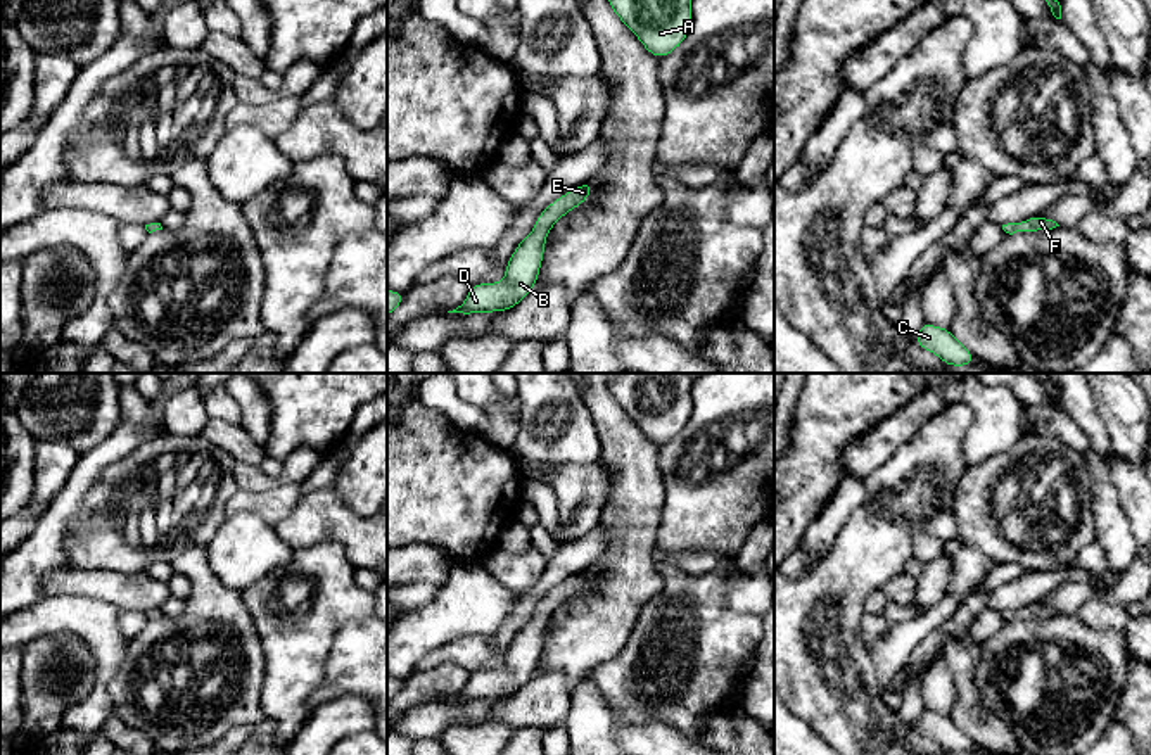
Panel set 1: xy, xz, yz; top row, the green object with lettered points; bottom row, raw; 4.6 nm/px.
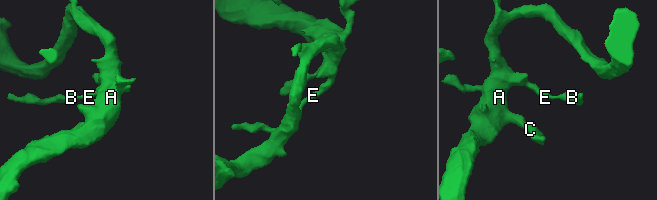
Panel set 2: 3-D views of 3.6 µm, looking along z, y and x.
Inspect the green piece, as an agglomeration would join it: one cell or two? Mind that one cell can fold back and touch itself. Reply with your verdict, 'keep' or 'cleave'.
keep

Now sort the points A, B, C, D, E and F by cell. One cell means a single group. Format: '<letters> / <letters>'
A B C D E F

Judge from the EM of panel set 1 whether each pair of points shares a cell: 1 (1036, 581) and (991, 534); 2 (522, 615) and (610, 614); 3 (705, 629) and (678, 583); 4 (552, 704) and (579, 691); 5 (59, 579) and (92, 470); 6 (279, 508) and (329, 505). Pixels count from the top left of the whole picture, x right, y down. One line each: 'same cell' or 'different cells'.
1: different cells
2: different cells
3: same cell
4: different cells
5: different cells
6: different cells

